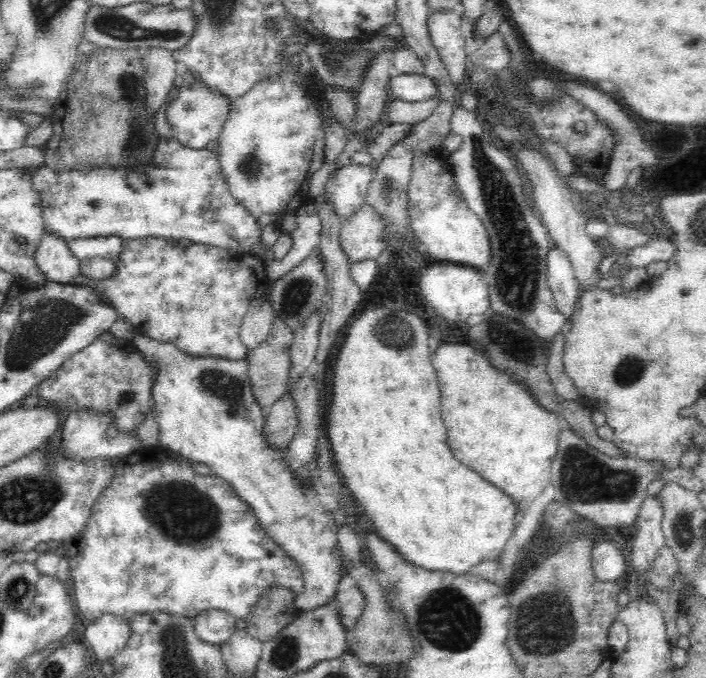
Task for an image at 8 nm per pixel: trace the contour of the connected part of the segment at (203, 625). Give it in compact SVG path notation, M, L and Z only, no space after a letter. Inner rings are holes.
M210 609L193 616L194 631L200 640L216 647L237 631L237 619L222 610Z

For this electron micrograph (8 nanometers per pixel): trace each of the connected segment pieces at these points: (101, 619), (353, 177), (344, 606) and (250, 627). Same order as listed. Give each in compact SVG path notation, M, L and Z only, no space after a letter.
M102 613L84 632L98 662L108 661L128 642L131 636L130 618L124 613Z
M348 164L330 174L321 196L336 207L342 222L367 196L373 174L372 168L364 164Z
M345 576L338 586L336 602L338 607L342 609L342 619L349 631L354 628L357 618L363 611L365 600L364 591L360 589L356 580L351 580Z
M270 585L262 589L251 606L250 612L247 612L247 615L242 618L246 623L245 632L263 643L277 636L301 612L294 603L296 595L288 585Z

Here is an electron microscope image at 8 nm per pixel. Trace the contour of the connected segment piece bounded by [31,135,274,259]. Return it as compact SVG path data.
M157 135L157 139L154 144L154 154L150 156L150 160L147 160L143 165L98 165L94 163L84 163L75 164L70 169L53 169L44 164L38 166L36 170L31 174L33 187L38 194L40 194L40 199L42 199L42 217L44 217L44 230L54 231L60 233L62 237L66 240L73 238L83 237L83 236L93 236L97 237L100 235L118 235L125 240L144 238L150 236L157 236L160 238L165 238L169 240L180 240L181 238L186 238L192 240L194 243L200 243L210 246L217 246L220 249L229 251L230 253L248 253L253 254L258 258L272 259L274 256L274 249L266 248L264 242L262 242L262 227L258 225L258 219L238 202L238 199L232 195L230 187L228 187L228 181L226 181L226 174L222 172L222 167L220 167L219 157L215 151L207 150L202 148L200 150L195 150L194 148L188 148L177 142L174 138L164 138Z

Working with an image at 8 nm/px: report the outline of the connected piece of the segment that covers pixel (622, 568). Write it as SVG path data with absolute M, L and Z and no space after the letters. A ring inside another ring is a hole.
M597 538L593 548L593 566L598 579L613 581L616 579L627 579L626 556L616 547L612 540Z

